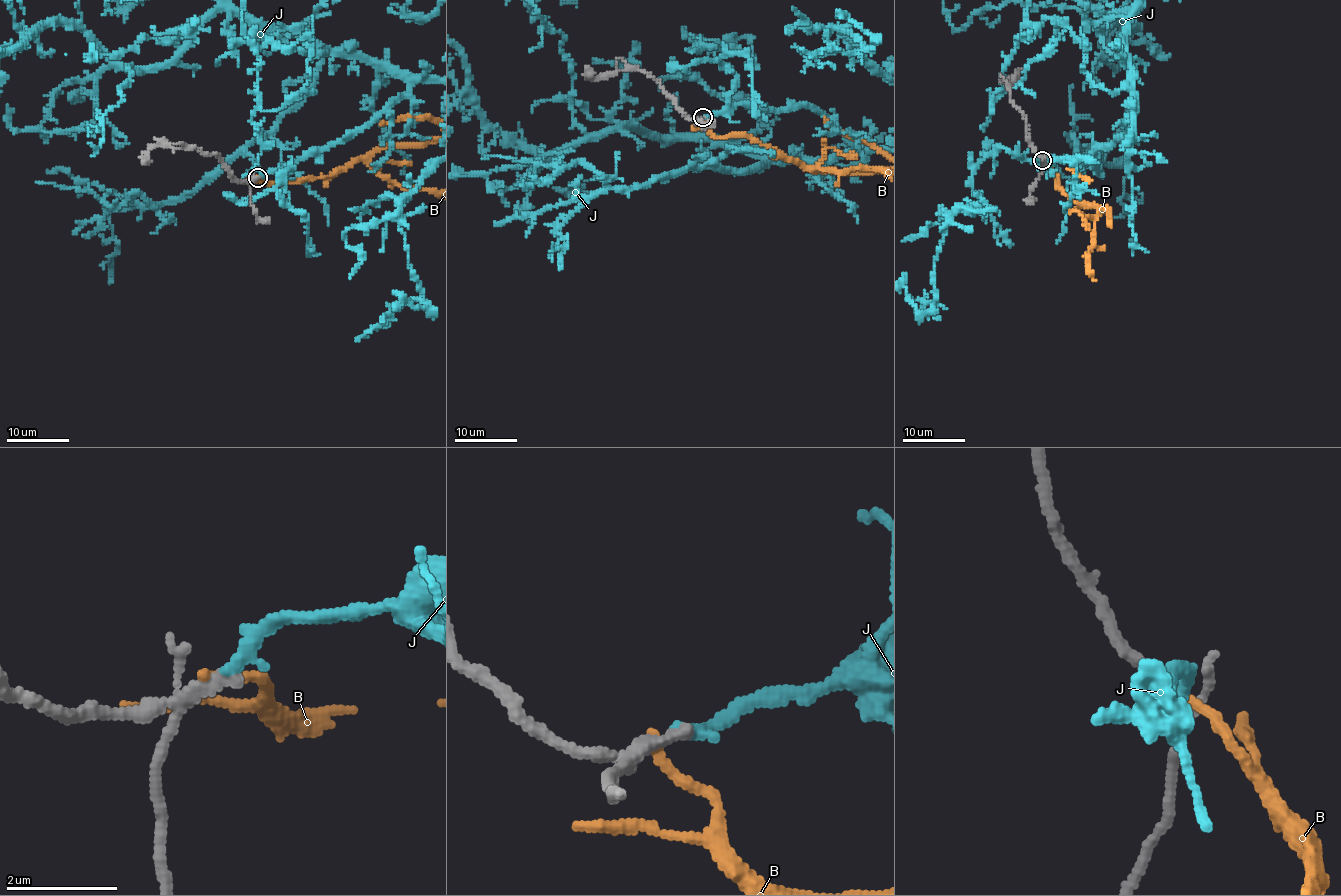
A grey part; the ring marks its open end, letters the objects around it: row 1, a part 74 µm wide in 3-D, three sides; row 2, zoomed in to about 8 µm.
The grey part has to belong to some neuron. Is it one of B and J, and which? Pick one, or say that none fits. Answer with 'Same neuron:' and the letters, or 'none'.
Same neuron: J

